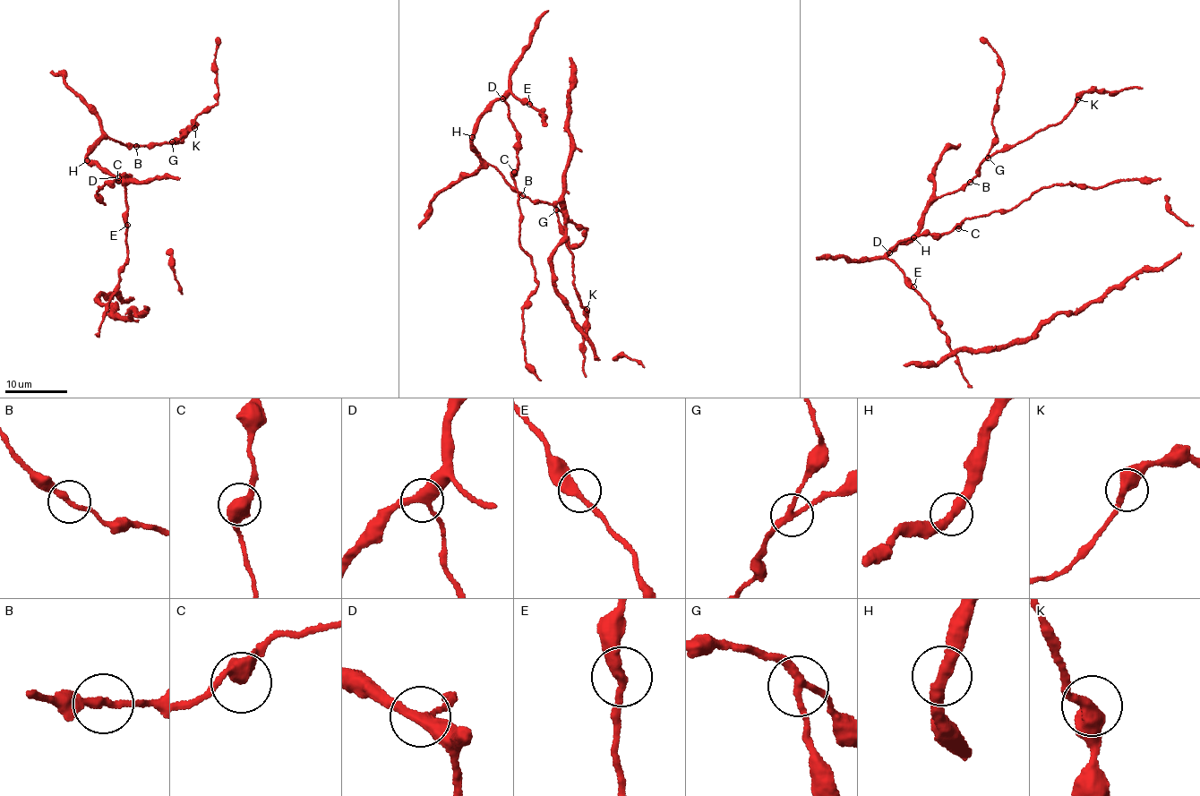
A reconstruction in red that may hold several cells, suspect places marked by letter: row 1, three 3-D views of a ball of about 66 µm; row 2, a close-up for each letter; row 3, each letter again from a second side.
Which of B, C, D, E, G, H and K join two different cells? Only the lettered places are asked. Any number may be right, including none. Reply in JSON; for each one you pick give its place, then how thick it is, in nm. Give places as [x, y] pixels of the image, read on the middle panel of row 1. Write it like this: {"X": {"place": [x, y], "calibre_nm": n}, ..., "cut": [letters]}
{"cut": []}

